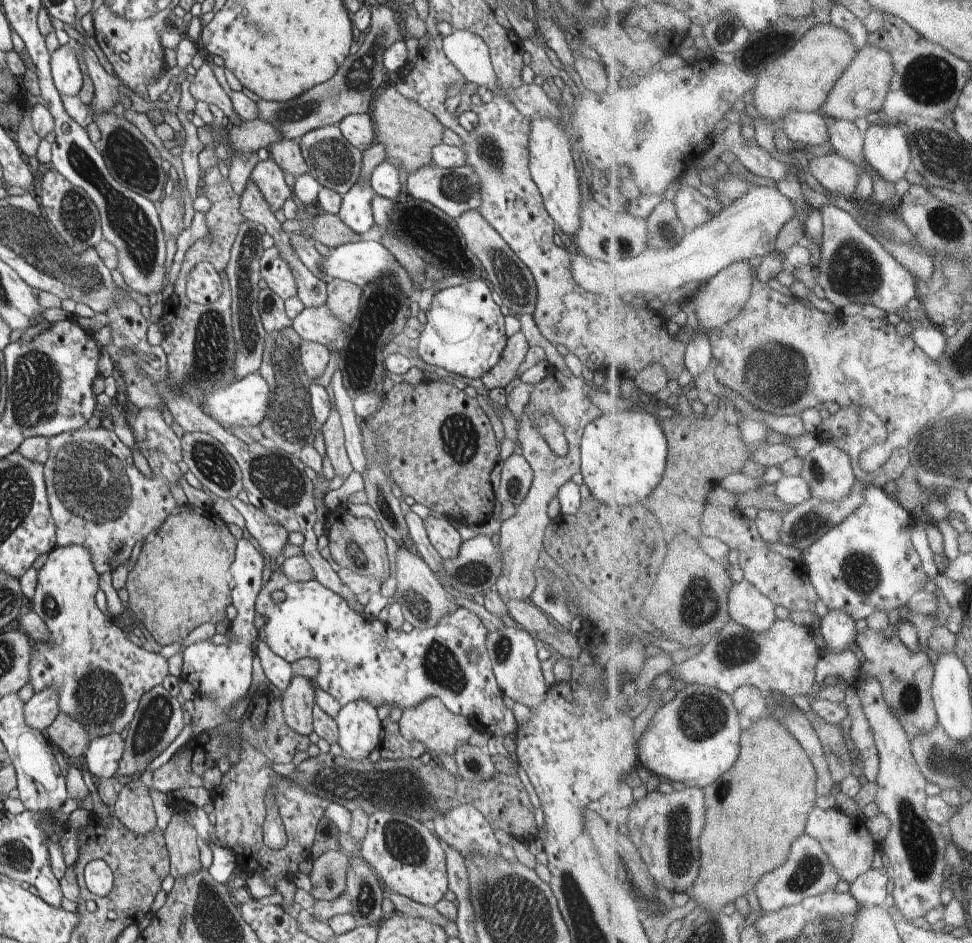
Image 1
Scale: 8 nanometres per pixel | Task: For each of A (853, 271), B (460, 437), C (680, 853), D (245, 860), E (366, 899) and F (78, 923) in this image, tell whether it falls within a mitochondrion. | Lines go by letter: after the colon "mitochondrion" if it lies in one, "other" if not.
A: mitochondrion
B: mitochondrion
C: mitochondrion
D: other
E: mitochondrion
F: other

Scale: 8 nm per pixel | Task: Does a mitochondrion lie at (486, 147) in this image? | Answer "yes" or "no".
yes

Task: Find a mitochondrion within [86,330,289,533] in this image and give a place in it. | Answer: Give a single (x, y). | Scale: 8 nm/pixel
(209, 461)

